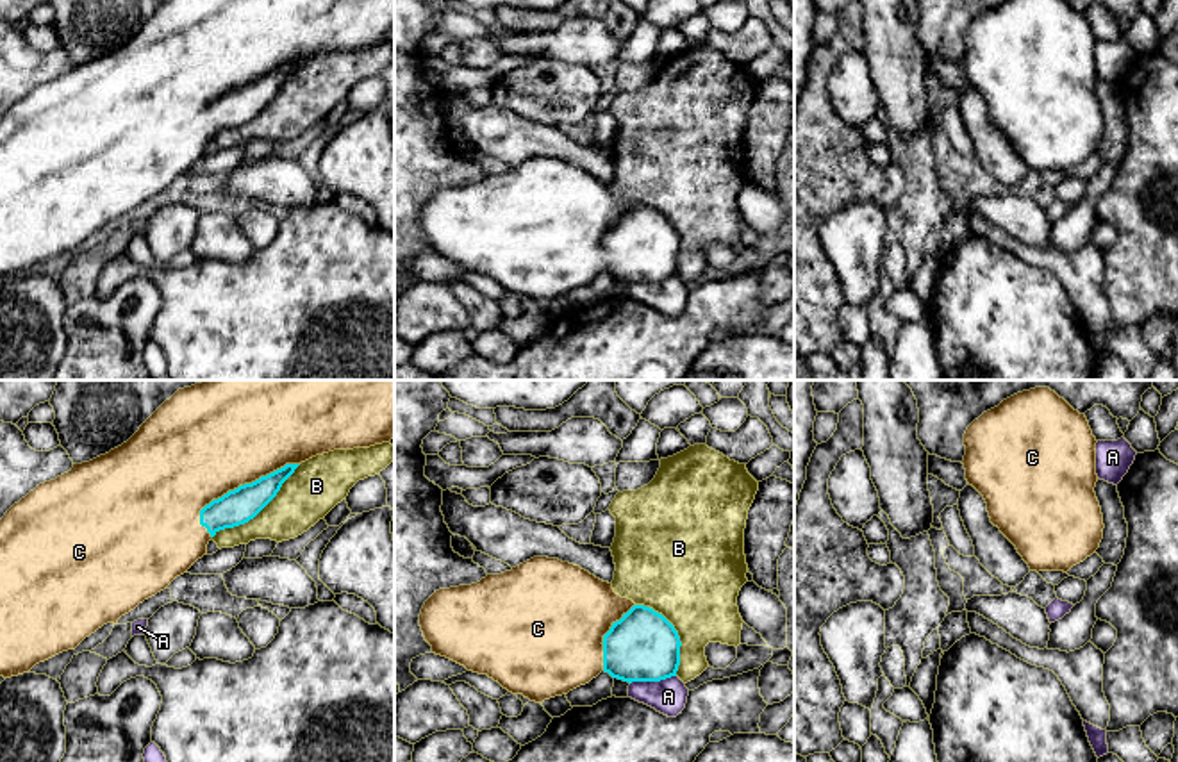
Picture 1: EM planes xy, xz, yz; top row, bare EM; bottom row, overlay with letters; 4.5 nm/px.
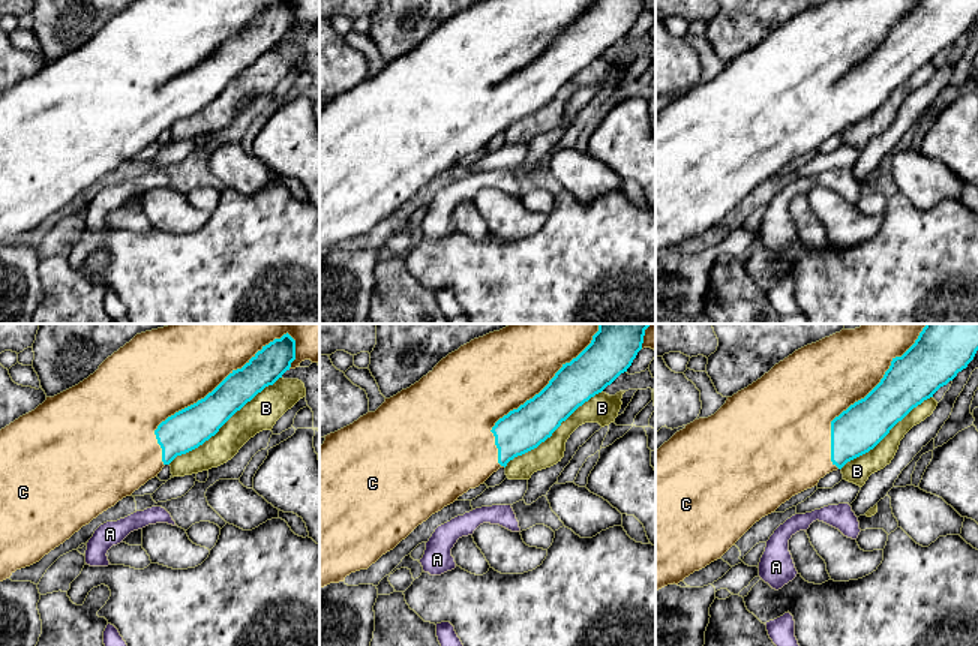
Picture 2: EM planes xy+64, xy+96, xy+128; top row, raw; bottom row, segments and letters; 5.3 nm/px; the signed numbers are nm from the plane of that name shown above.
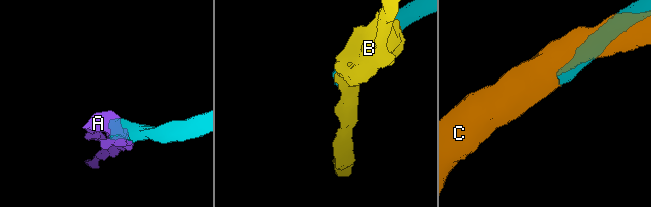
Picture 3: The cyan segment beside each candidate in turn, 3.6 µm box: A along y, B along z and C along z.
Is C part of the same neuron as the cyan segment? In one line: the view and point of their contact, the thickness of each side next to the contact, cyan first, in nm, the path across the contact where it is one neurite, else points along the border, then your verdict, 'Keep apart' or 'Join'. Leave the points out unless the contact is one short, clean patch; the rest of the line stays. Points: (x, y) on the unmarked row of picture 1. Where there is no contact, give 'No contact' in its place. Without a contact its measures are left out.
Touches cyan at xy (245, 84). Thickness 160 nm (cyan) against 440 nm. Join

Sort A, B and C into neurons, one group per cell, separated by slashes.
A / B / C

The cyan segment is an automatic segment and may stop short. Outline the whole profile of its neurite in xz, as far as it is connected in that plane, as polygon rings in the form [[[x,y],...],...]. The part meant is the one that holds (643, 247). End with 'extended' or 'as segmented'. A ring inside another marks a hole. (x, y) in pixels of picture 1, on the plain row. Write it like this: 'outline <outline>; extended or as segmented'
outline [[[534,157],[510,171],[487,175],[477,184],[436,191],[423,205],[419,227],[432,253],[446,257],[468,271],[487,275],[512,294],[530,302],[568,294],[589,284],[601,271],[623,282],[660,282],[676,277],[680,237],[675,227],[650,207],[635,205],[614,193],[580,166],[559,159]]]; extended

